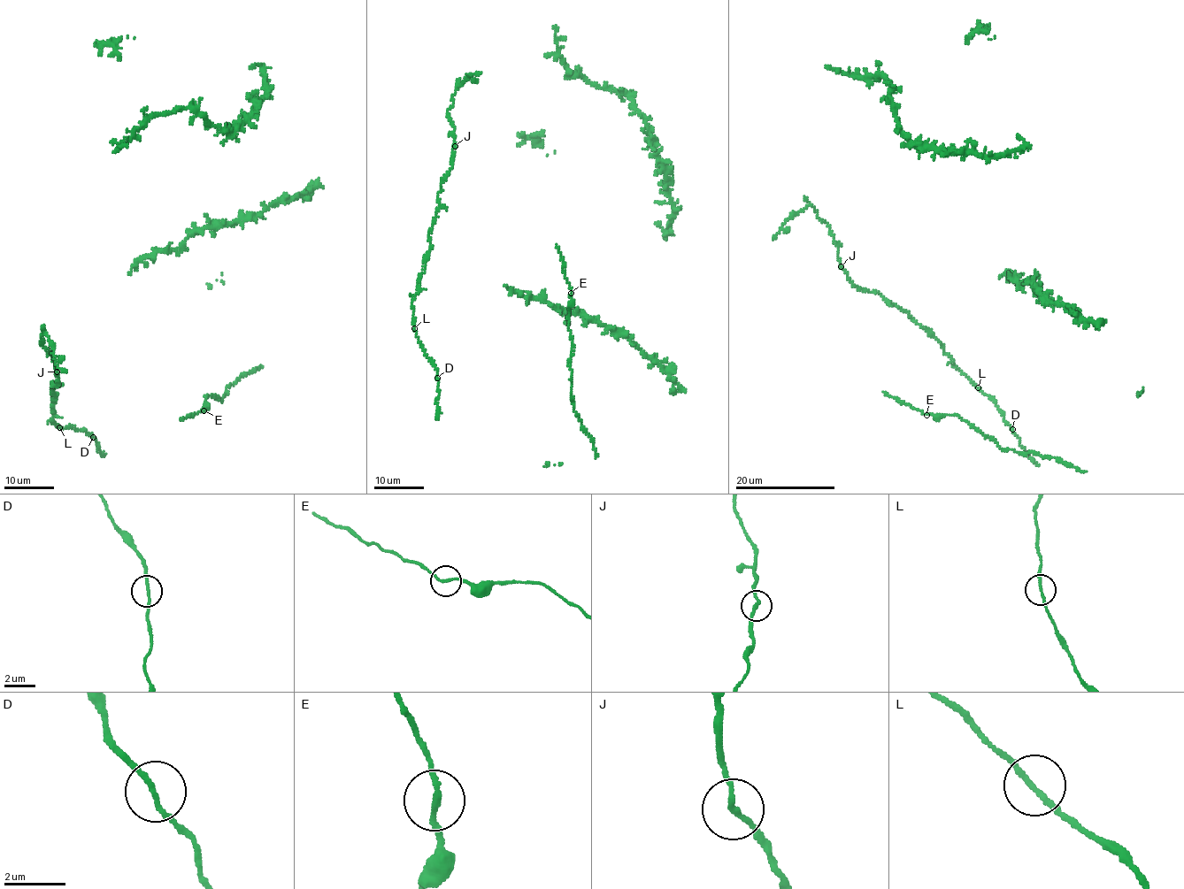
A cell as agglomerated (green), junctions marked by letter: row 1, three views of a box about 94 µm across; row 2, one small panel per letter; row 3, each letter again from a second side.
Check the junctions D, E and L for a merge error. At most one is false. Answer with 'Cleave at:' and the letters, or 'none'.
Cleave at: L

